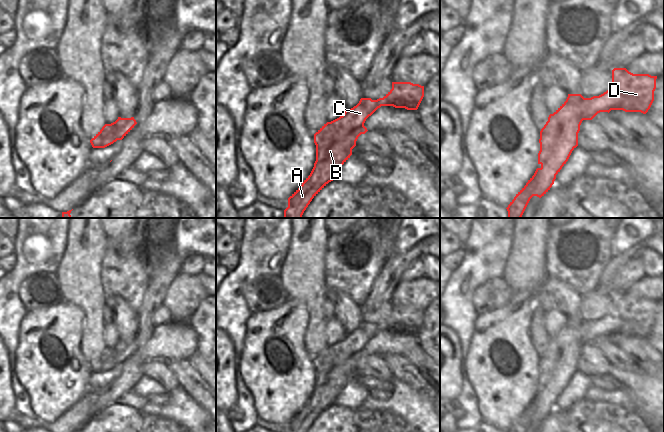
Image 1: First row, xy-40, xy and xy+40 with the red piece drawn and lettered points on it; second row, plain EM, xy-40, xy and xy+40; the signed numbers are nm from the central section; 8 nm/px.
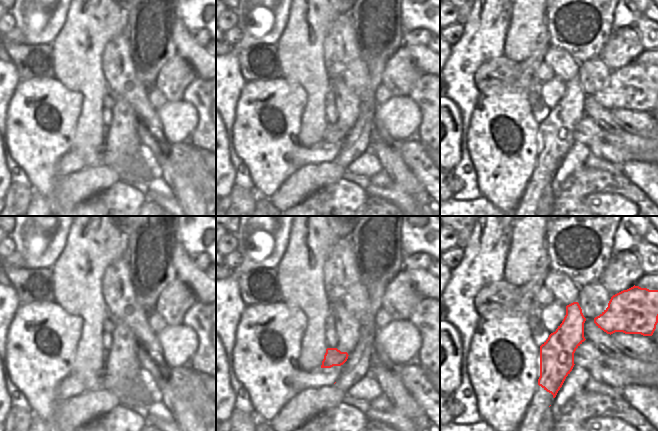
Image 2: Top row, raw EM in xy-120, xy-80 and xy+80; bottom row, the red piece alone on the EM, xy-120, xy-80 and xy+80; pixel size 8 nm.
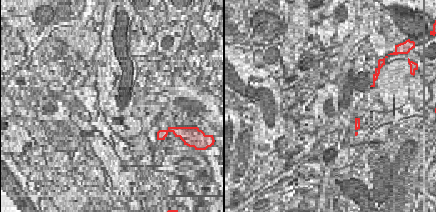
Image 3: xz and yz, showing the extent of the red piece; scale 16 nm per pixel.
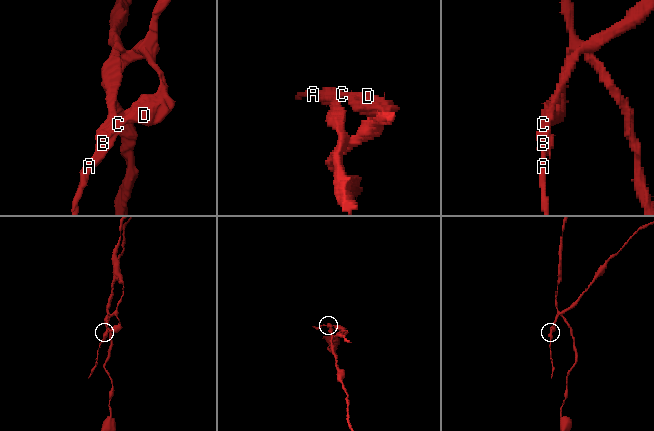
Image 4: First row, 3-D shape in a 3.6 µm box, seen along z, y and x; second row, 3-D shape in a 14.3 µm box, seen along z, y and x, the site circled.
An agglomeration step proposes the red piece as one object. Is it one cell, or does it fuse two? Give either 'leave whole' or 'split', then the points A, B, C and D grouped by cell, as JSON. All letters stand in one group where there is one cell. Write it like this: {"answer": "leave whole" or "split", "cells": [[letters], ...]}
{"answer": "split", "cells": [["A", "B", "C"], ["D"]]}

